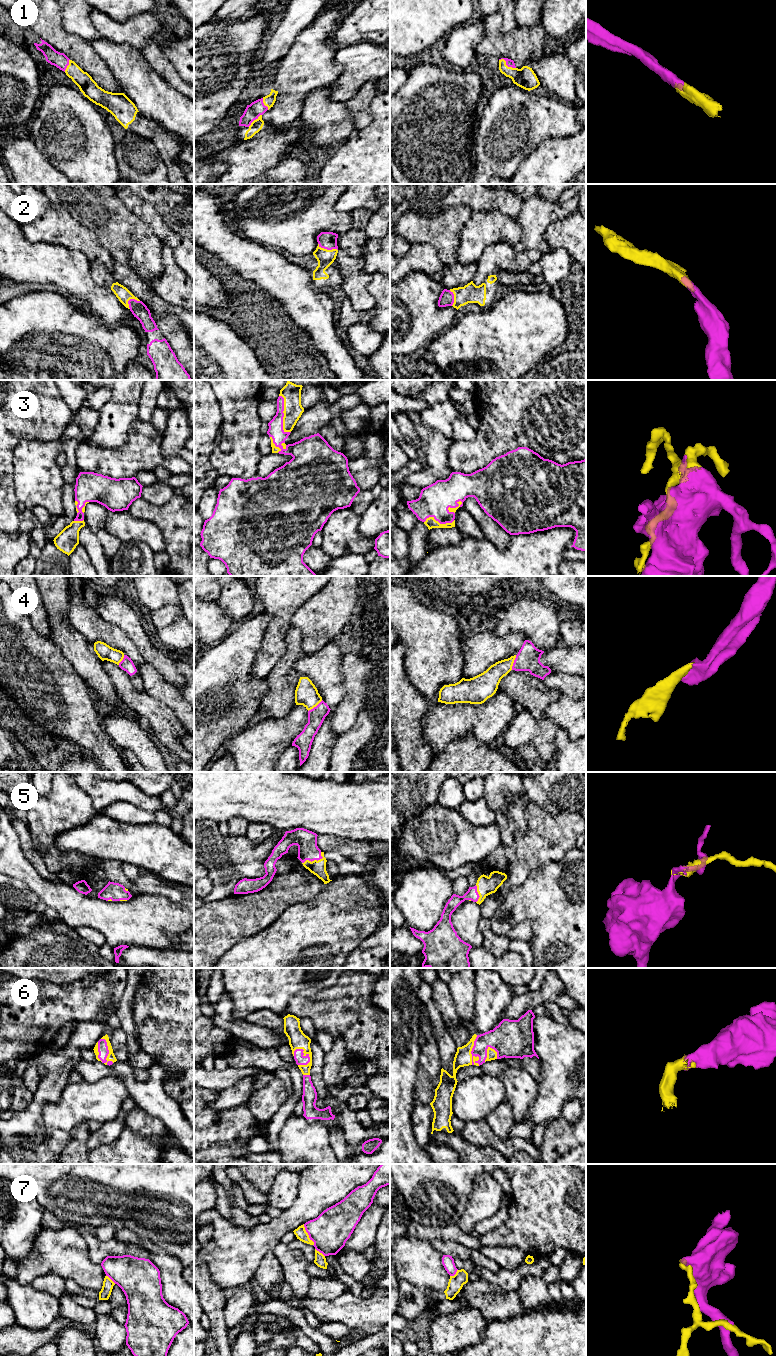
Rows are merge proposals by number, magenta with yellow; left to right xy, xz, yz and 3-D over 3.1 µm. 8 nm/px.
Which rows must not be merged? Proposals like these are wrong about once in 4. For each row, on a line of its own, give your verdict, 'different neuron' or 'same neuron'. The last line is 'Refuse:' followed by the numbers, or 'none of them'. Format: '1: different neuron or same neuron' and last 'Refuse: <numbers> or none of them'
1: same neuron
2: same neuron
3: same neuron
4: same neuron
5: same neuron
6: same neuron
7: different neuron
Refuse: 7

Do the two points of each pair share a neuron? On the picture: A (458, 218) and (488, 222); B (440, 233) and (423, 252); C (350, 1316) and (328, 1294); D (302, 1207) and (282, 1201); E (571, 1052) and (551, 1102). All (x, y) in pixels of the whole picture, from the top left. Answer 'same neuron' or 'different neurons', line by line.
A: different neurons
B: different neurons
C: different neurons
D: different neurons
E: same neuron

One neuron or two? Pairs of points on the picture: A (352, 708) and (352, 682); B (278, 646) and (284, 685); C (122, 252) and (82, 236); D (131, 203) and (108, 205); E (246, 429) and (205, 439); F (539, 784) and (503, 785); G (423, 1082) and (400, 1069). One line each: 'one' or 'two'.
A: one
B: two
C: two
D: two
E: two
F: two
G: two

